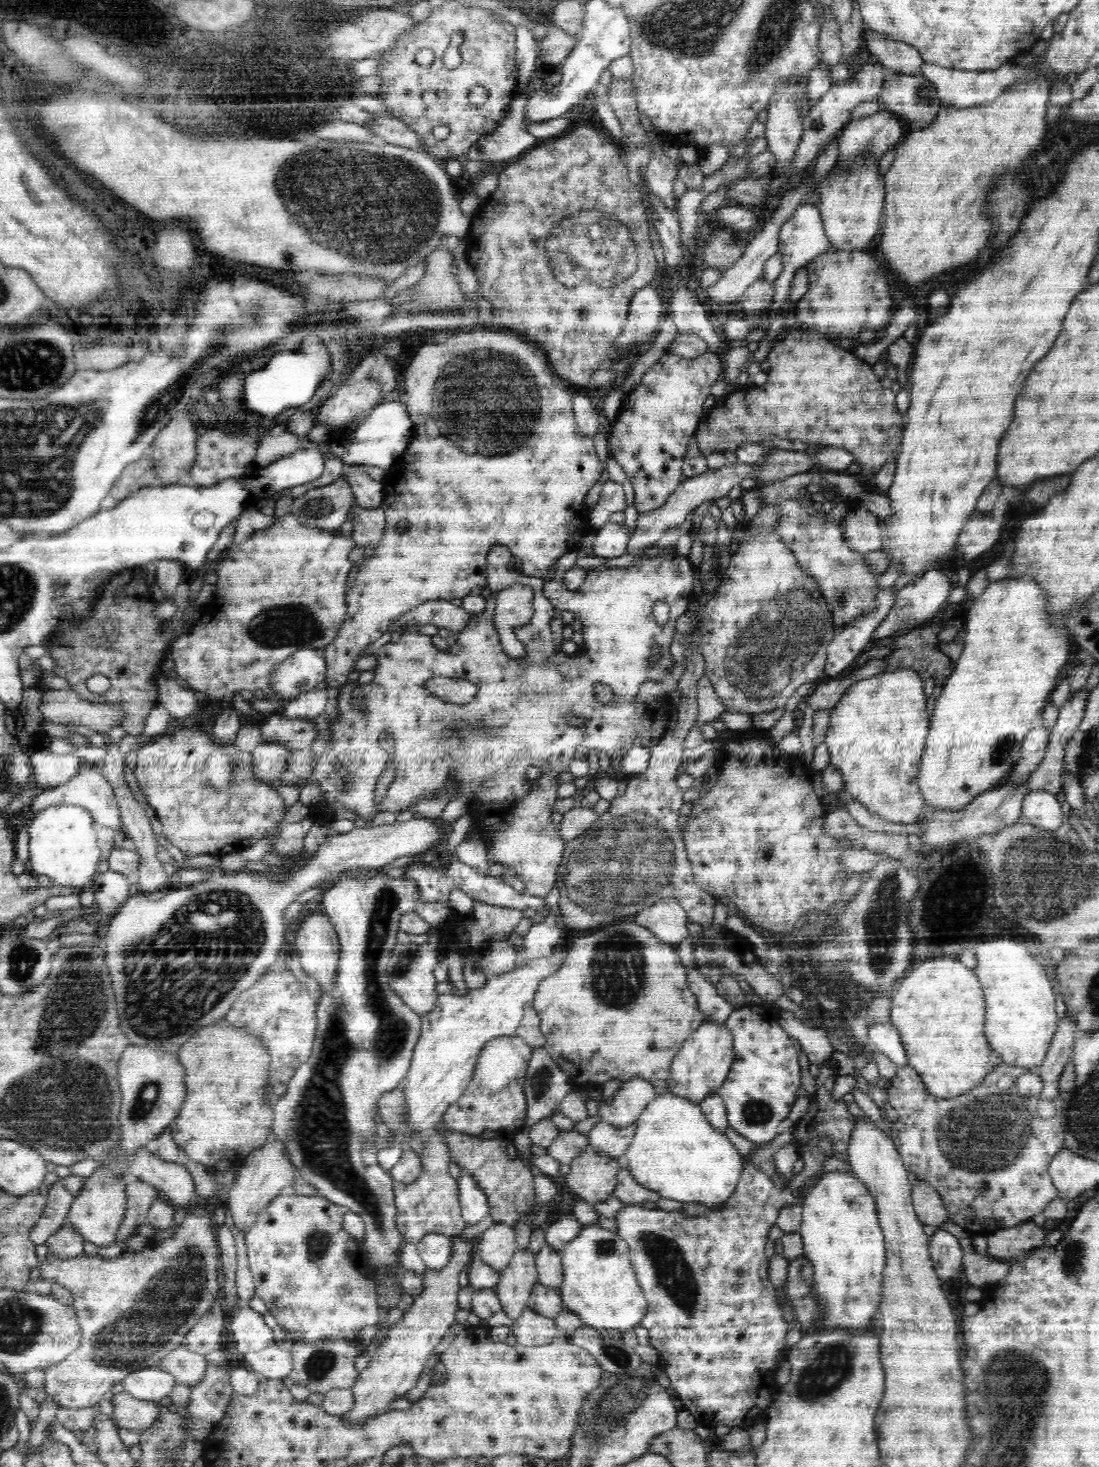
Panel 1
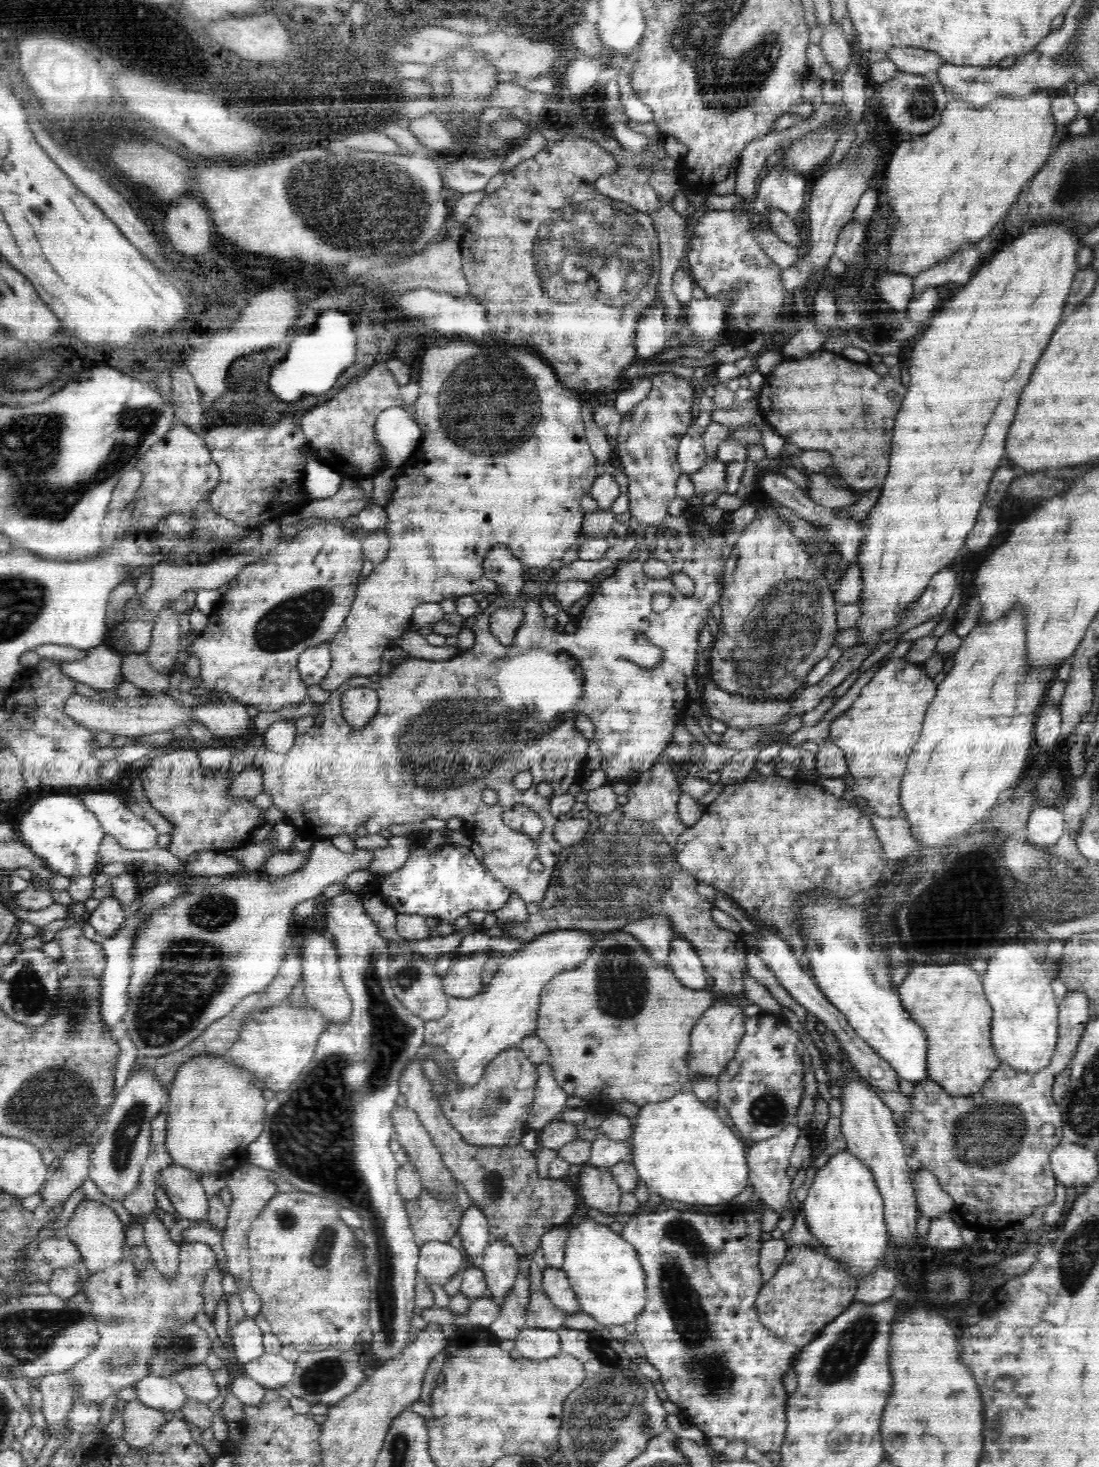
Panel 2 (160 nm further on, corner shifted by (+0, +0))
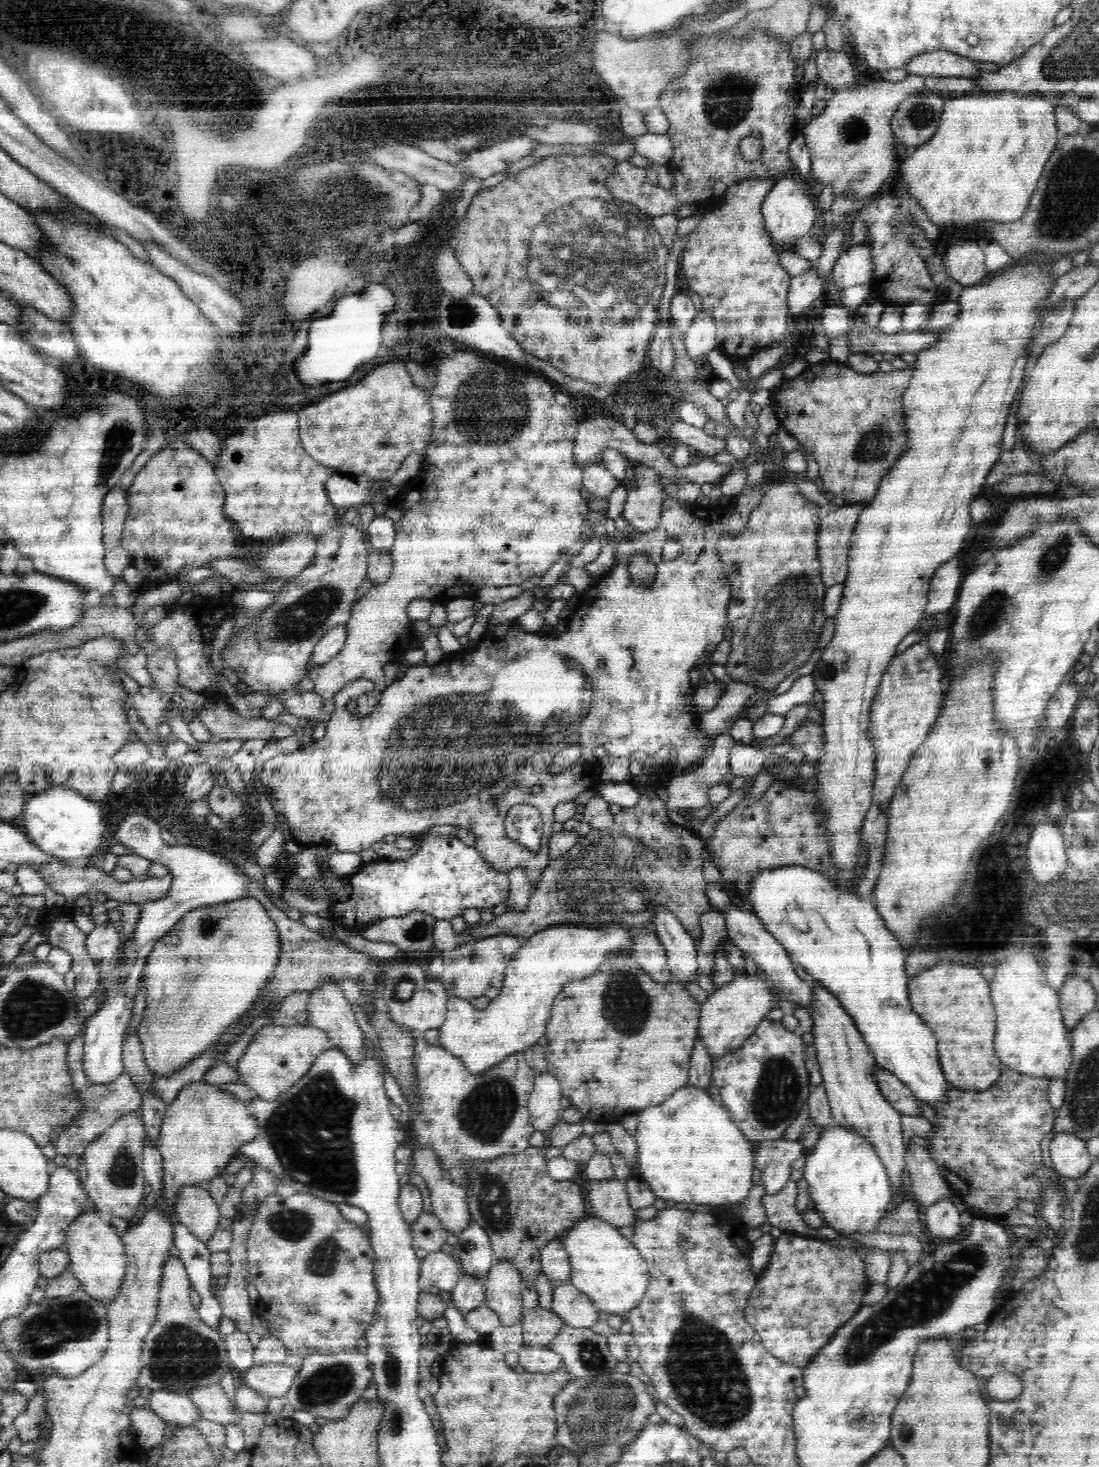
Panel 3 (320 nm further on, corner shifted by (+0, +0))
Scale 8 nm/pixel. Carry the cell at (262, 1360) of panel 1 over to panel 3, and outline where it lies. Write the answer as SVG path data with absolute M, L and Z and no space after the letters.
M267 1362L266 1364L248 1368L244 1372L241 1382L253 1388L256 1392L267 1394L269 1398L280 1398L280 1396L284 1396L290 1390L290 1387L294 1384L294 1380L296 1380L297 1374L298 1371L286 1363Z

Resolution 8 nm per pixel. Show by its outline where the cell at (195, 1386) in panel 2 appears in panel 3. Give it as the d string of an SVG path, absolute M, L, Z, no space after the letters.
M222 1385L200 1386L187 1394L195 1402L201 1414L210 1421L225 1427L228 1424L241 1423L240 1414L237 1414L235 1404L226 1395Z

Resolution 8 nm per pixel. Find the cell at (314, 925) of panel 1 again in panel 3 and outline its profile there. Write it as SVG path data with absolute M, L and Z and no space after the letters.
M326 980L320 986L310 991L308 1000L308 1022L310 1025L323 1030L334 1047L339 1048L349 1059L351 1064L358 1064L364 1060L364 1038L358 1022L354 1017L355 1010L338 987L337 982Z

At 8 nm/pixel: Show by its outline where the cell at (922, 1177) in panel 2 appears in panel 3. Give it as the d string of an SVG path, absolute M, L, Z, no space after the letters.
M912 1140L906 1149L905 1167L912 1180L914 1200L924 1208L940 1200L955 1198L930 1151Z

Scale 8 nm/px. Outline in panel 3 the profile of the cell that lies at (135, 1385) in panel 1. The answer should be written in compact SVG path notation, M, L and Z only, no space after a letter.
M152 1390L148 1407L160 1419L176 1427L194 1426L205 1417L187 1393Z

